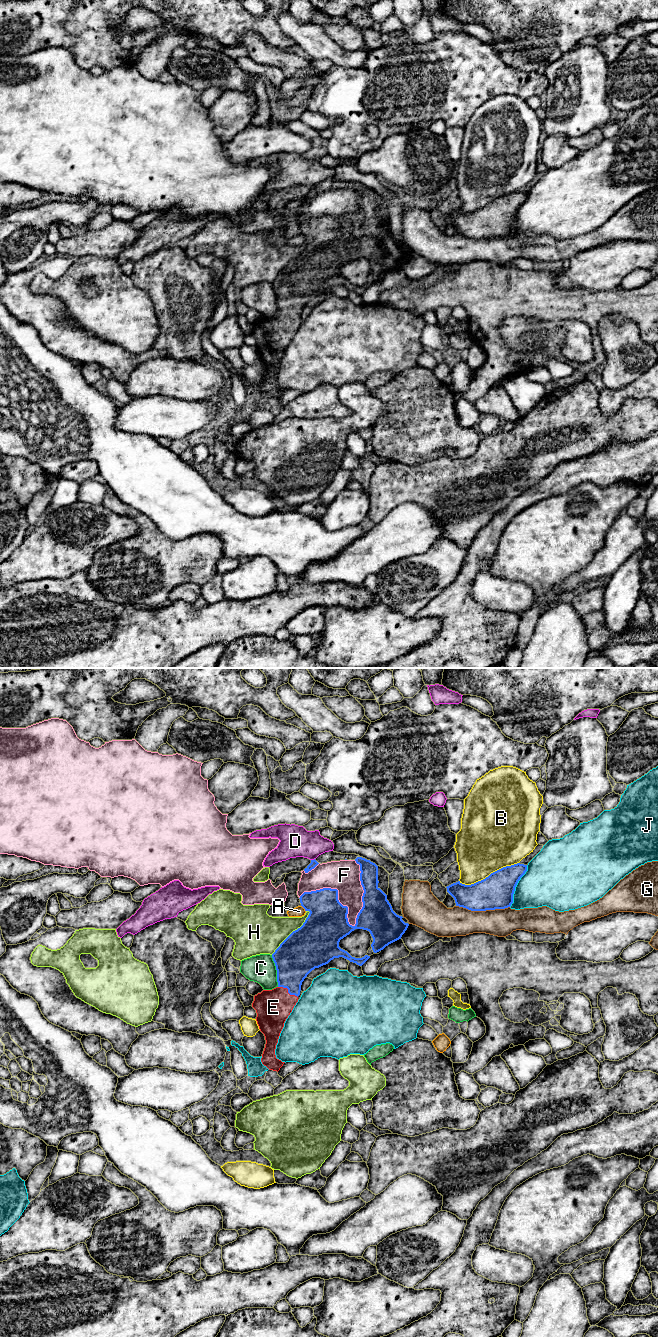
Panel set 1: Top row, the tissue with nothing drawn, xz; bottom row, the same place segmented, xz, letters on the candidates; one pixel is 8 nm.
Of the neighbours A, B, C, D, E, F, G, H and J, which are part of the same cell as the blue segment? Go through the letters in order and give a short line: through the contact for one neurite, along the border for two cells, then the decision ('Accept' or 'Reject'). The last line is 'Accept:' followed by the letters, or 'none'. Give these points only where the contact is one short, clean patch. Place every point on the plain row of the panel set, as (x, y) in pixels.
A: Reject
B: Reject
C: Reject
D: Line: xz (314, 186), (311, 188). Reject
E: Line: xz (294, 289), (289, 305), (288, 319), (273, 335). Accept
F: Reject
G: Reject
H: Reject
J: Reject
Accept: E

